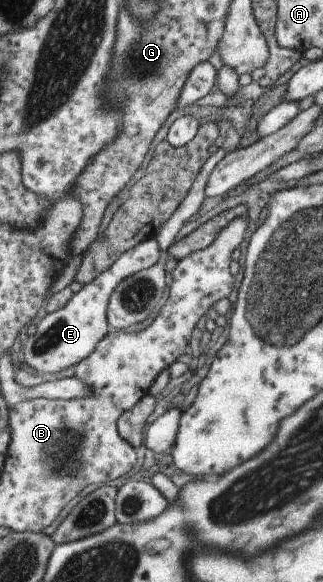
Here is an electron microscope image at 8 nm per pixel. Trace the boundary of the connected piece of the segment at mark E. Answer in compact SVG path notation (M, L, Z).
M152 238L140 242L127 251L107 272L99 275L91 284L86 284L58 311L47 313L37 325L35 333L29 335L21 348L21 360L36 372L55 374L84 361L96 346L110 333L107 313L115 289L130 276L150 269L161 258L161 239Z

